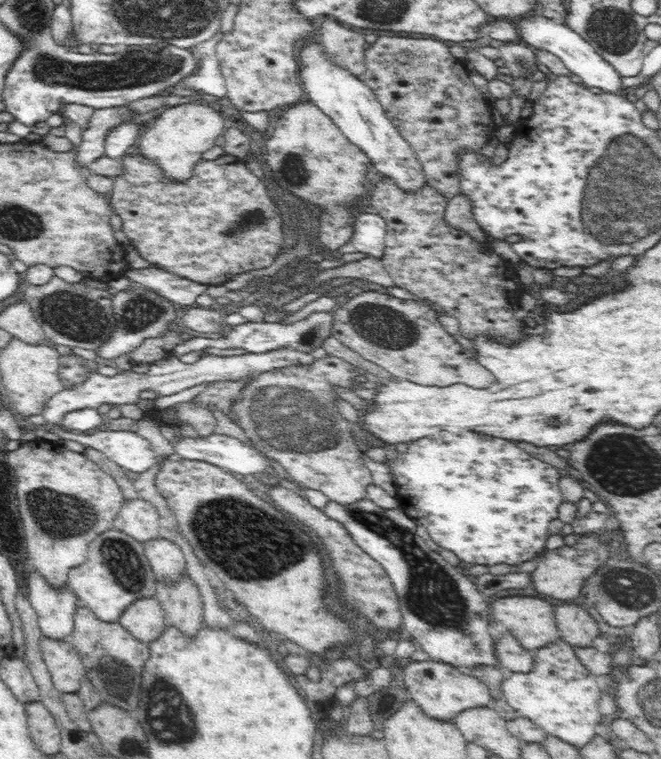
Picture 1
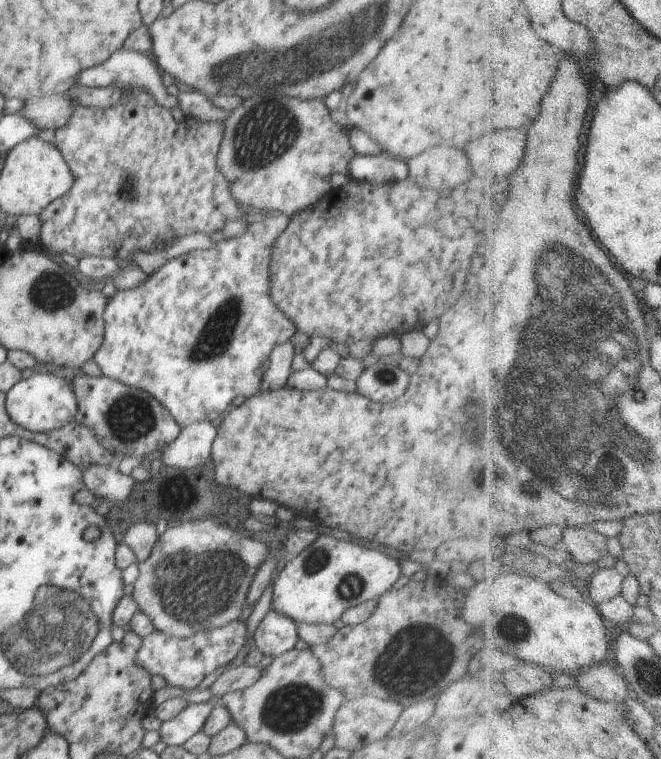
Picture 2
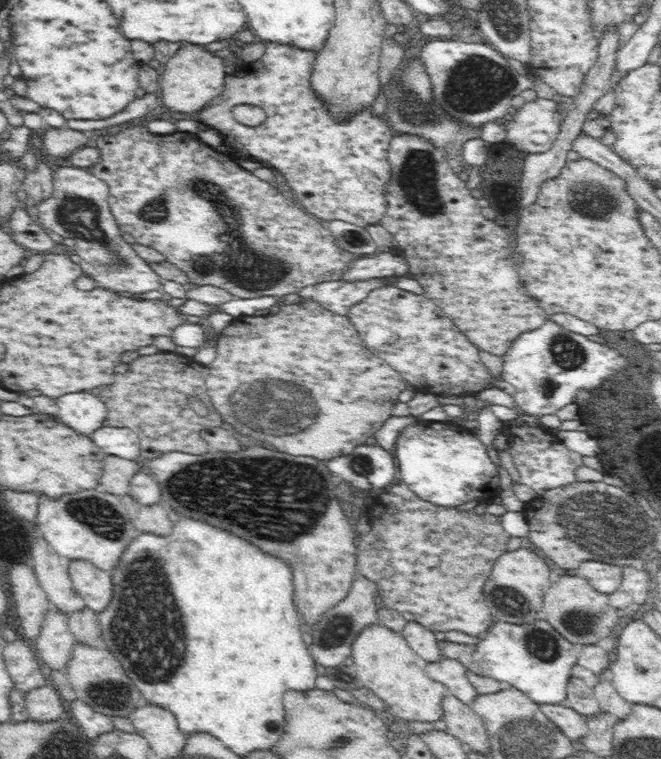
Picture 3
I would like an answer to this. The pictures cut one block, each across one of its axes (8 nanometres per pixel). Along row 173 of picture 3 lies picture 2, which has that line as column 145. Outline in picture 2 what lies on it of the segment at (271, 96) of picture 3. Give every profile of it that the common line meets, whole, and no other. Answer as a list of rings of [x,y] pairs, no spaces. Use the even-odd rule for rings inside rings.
[[[278,213],[274,214],[274,216],[266,215],[263,219],[250,223],[248,230],[244,234],[236,236],[236,238],[219,236],[218,239],[213,239],[213,246],[210,246],[208,250],[193,249],[187,254],[182,254],[170,260],[153,275],[147,277],[142,284],[138,284],[136,287],[119,288],[120,292],[116,292],[112,298],[107,299],[103,314],[103,342],[94,356],[96,364],[100,367],[101,374],[130,387],[145,390],[148,394],[156,397],[156,400],[159,400],[172,414],[172,418],[176,419],[176,424],[179,424],[180,428],[194,424],[197,421],[210,420],[218,422],[228,412],[235,397],[245,396],[248,398],[258,393],[261,390],[258,369],[265,368],[270,360],[272,350],[278,344],[288,342],[297,331],[296,324],[272,302],[272,296],[270,296],[270,280],[272,280],[272,274],[270,274],[272,260],[270,260],[270,256],[272,256],[272,248],[276,244],[276,238],[288,228],[288,224],[290,224],[289,215],[280,215]]]

